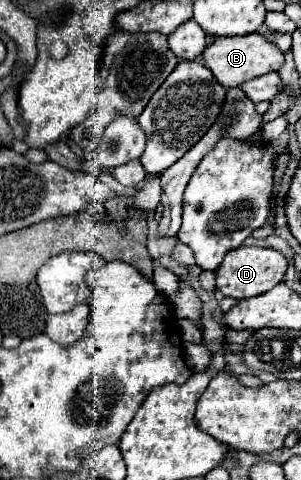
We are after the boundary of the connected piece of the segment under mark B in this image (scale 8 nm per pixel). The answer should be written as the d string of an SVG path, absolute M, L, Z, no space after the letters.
M245 34L245 38L215 38L213 44L205 48L203 58L217 82L221 82L225 88L241 86L241 82L253 80L267 72L277 72L285 62L283 52L261 34Z

